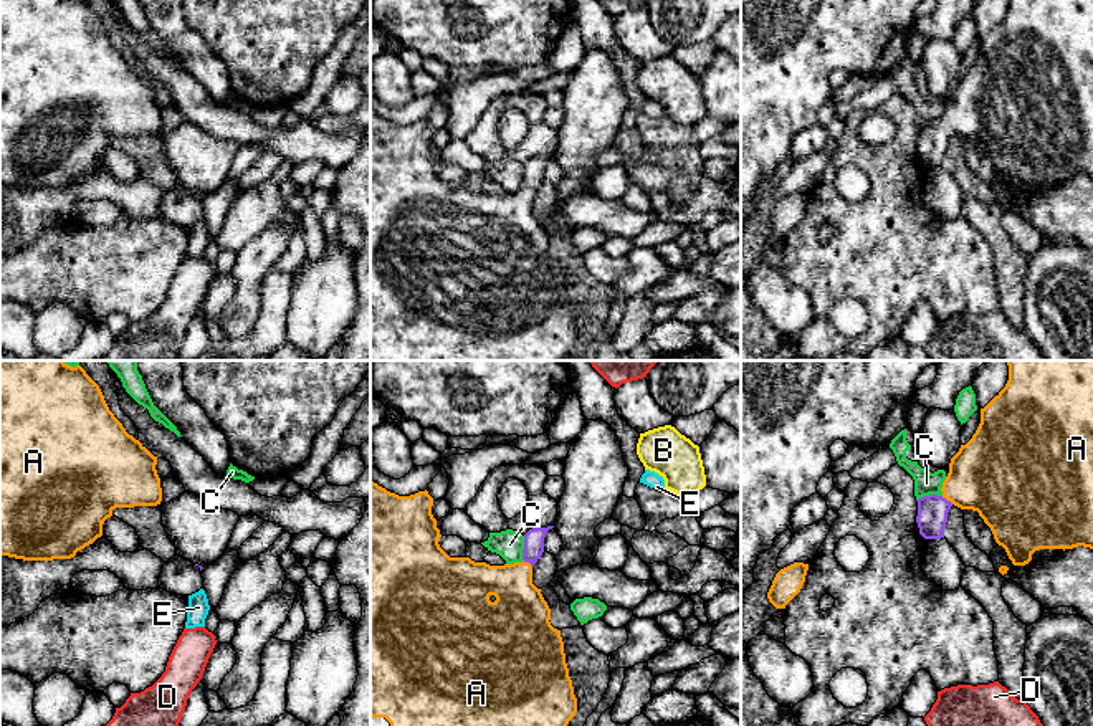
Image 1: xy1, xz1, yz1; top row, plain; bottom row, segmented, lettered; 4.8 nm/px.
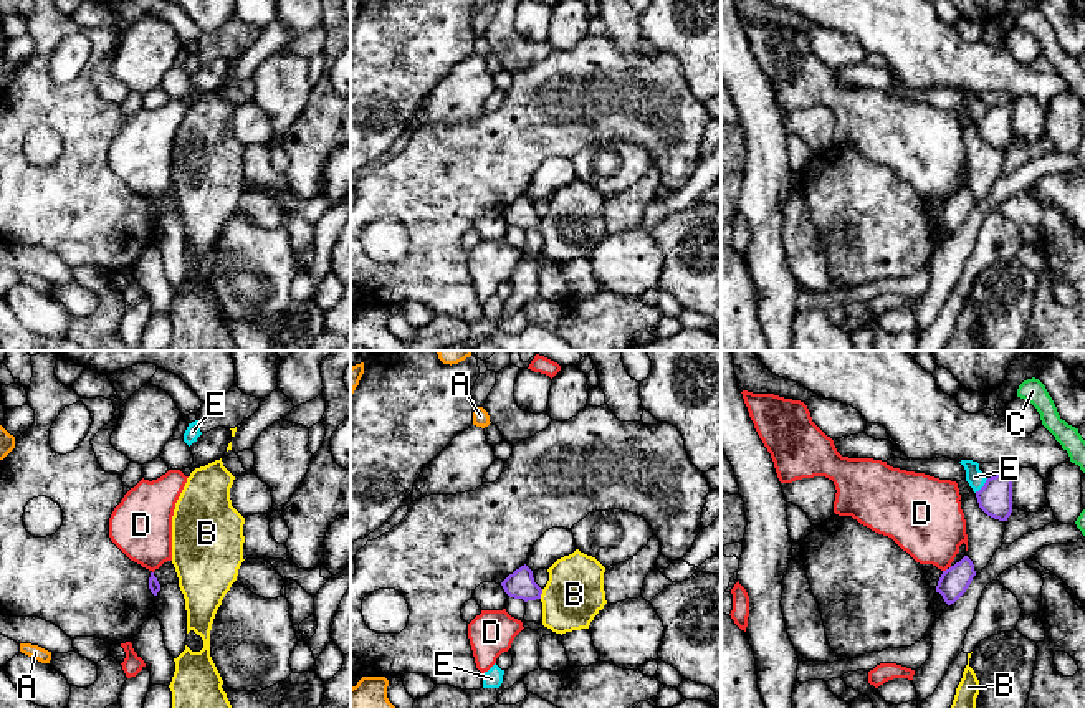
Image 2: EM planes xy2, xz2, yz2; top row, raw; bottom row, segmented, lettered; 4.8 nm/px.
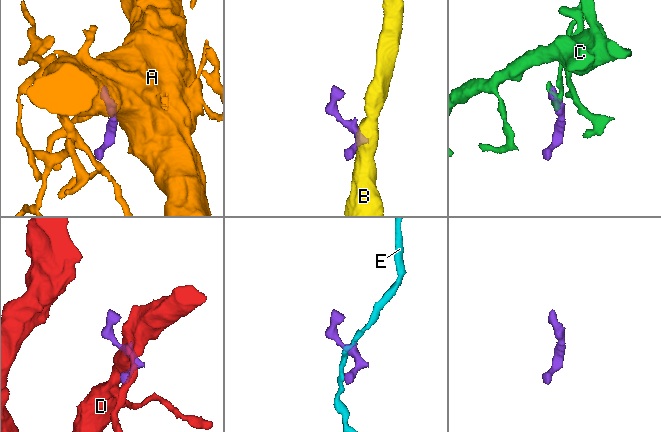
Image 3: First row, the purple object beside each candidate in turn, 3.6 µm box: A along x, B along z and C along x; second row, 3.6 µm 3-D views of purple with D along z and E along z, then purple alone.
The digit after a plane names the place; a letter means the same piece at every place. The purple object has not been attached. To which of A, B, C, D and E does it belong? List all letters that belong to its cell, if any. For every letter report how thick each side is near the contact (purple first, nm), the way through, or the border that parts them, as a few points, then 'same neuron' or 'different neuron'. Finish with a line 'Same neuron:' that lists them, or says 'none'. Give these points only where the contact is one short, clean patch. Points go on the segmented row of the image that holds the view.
A: calibres 150 and 380 nm; way yz1 (933, 510), (946, 500), (958, 488), (991, 475); same neuron
B: calibres 140 and 280 nm; border xz2 (543, 589), (540, 597); different neuron
C: calibres 150 and 120 nm; border yz1 (941, 495), (923, 495), (916, 500); different neuron
D: calibres 140 and 360 nm; border yz2 (946, 568), (943, 571); different neuron
E: calibres 170 and 90 nm; border yz2 (988, 478), (975, 492); different neuron
Same neuron: A

